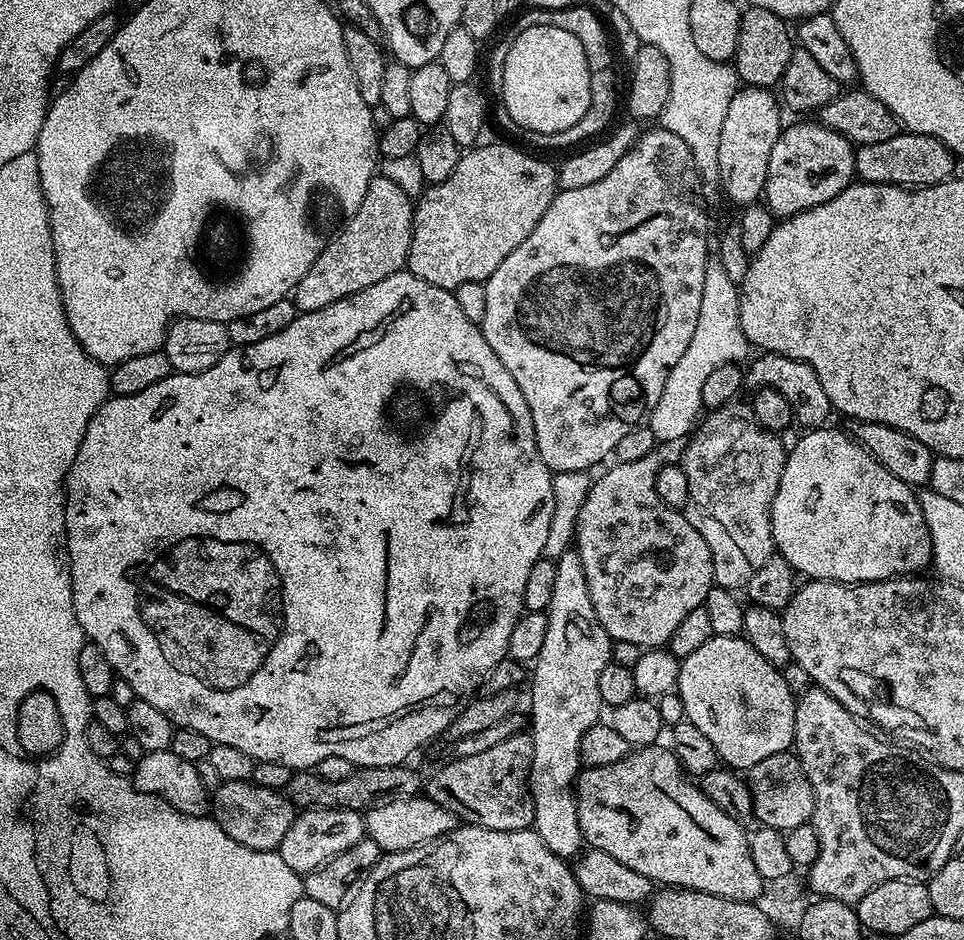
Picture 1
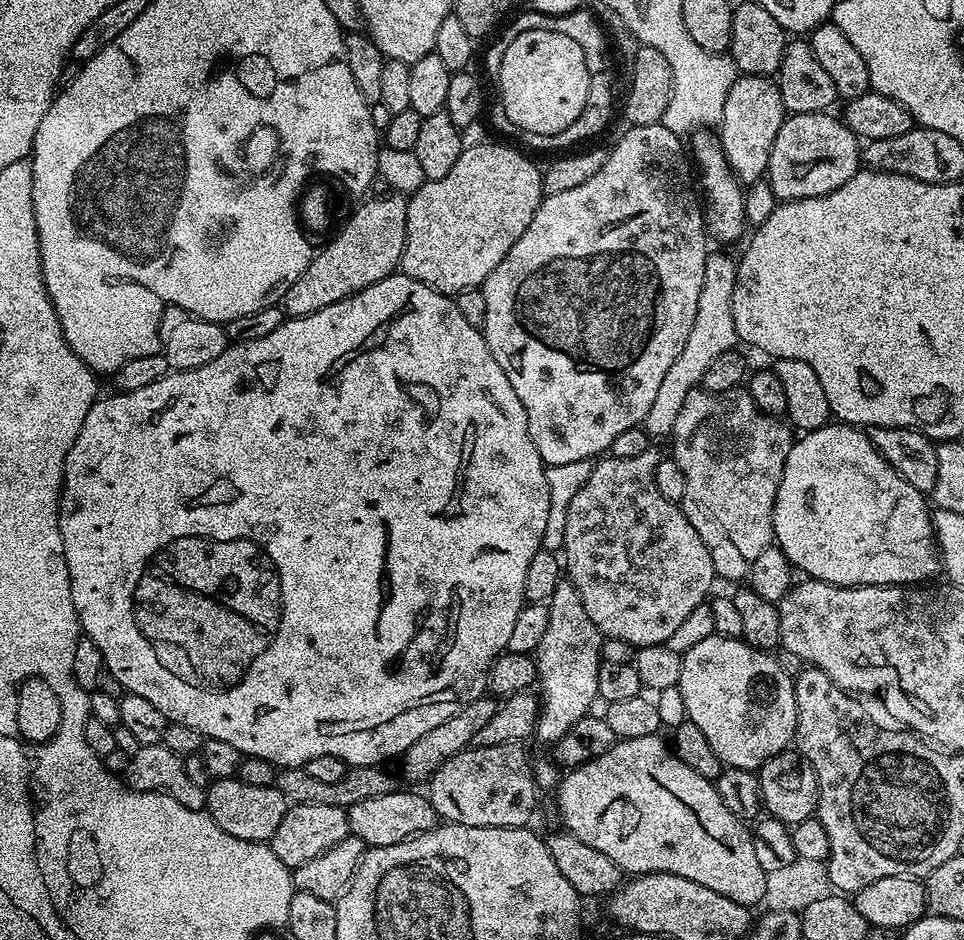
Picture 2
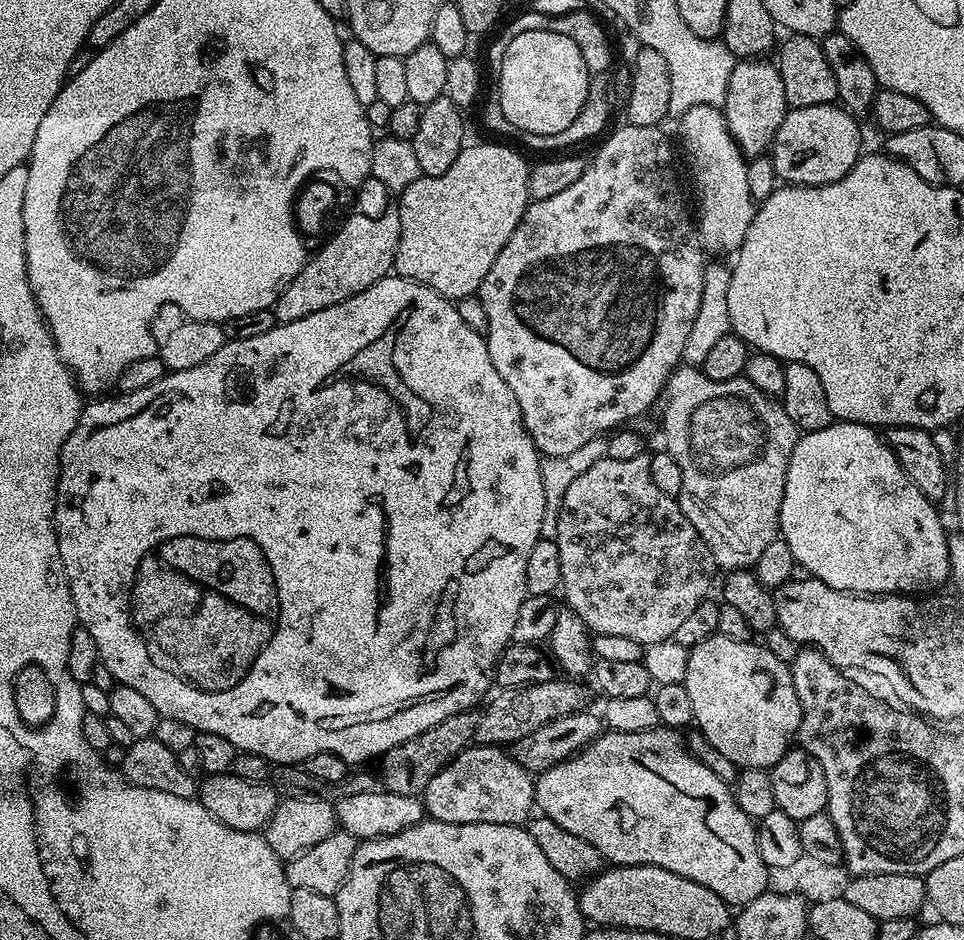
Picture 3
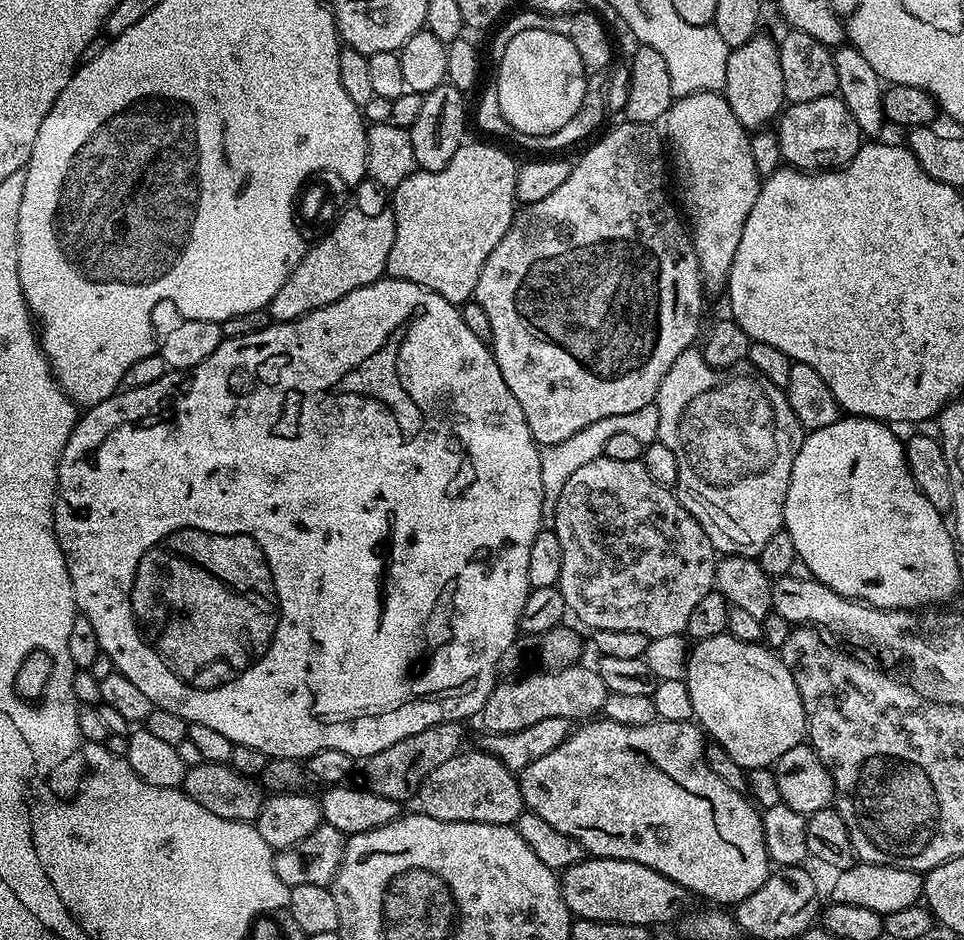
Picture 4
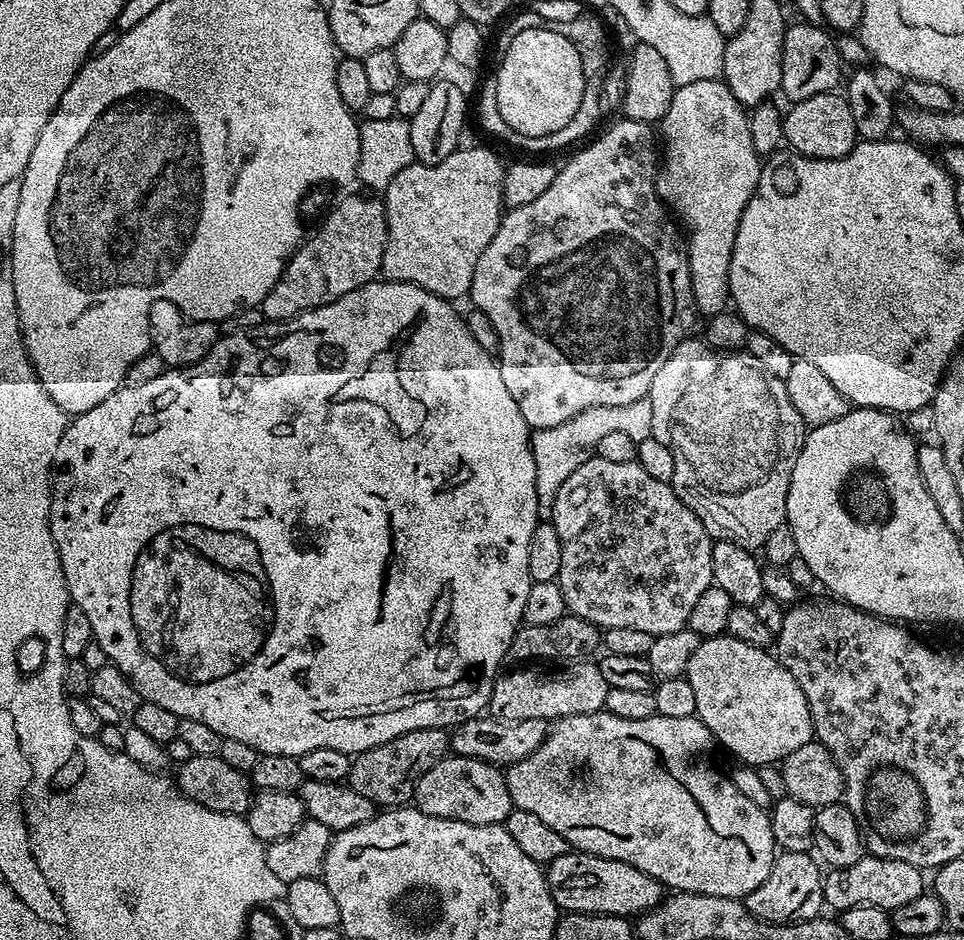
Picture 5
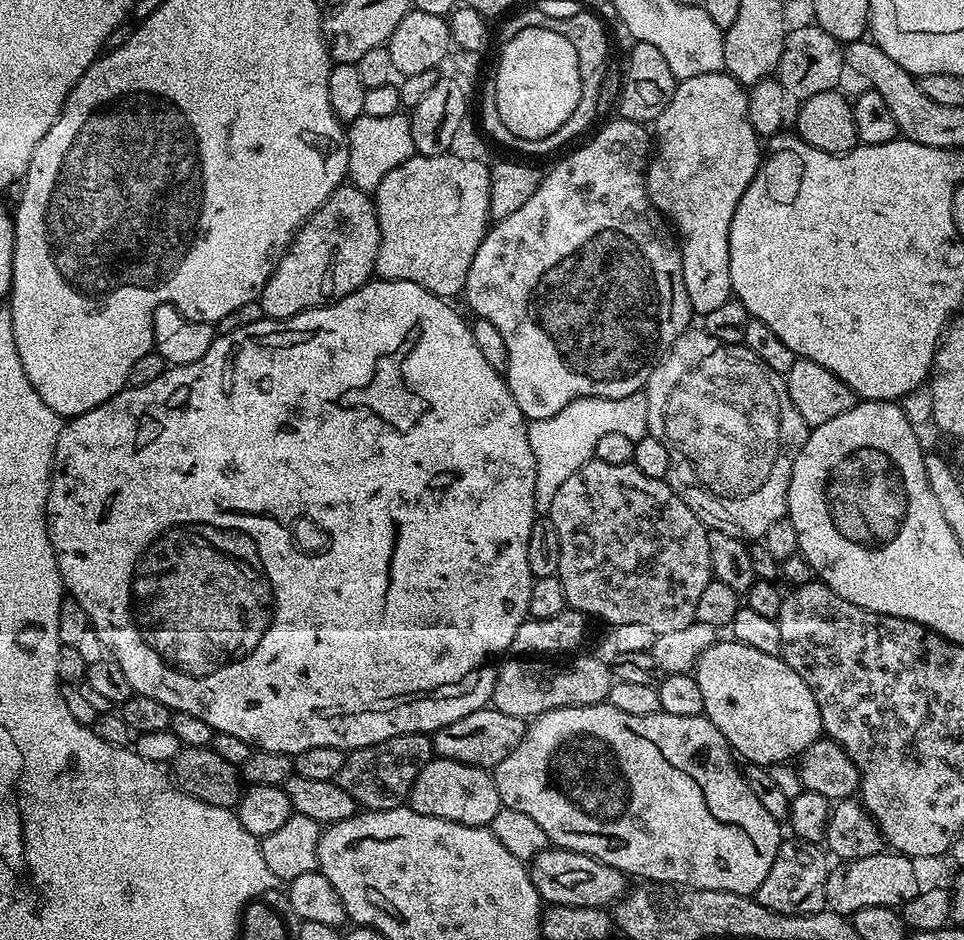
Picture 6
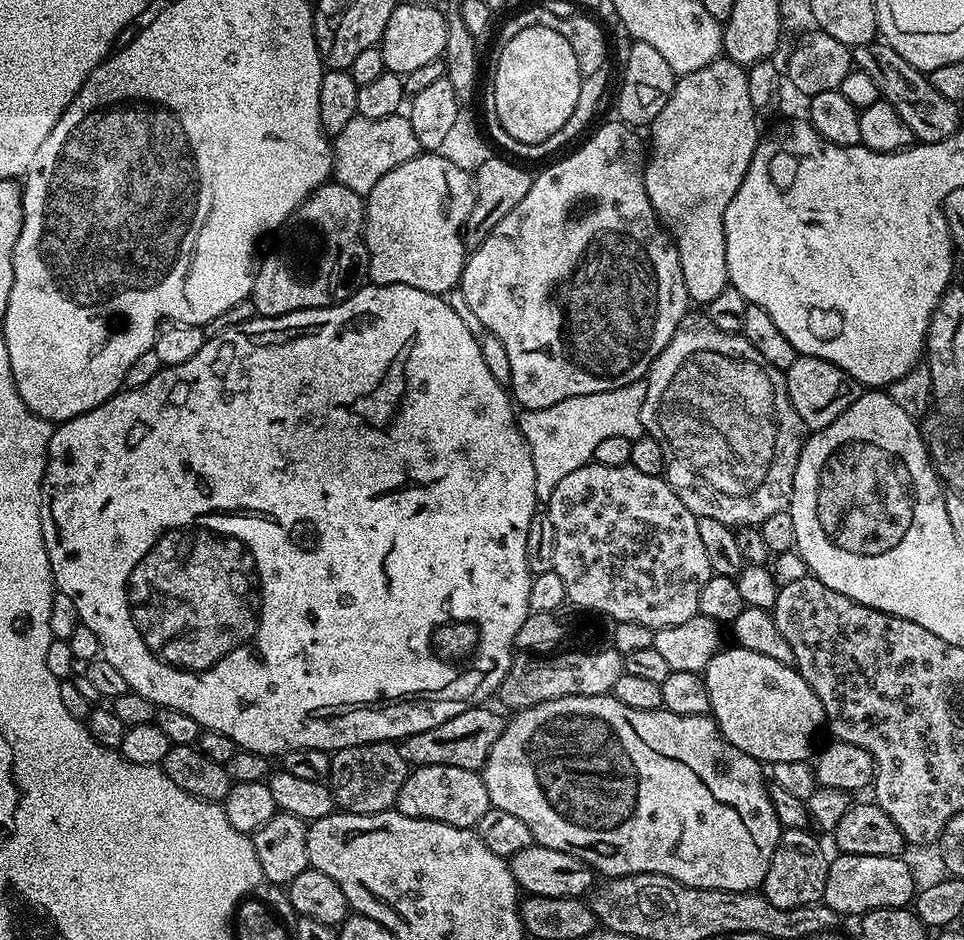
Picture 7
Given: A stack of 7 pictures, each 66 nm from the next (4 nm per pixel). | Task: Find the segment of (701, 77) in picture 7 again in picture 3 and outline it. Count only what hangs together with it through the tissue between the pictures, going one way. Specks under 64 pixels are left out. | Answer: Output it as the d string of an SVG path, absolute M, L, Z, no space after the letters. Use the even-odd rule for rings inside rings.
M717 105L694 106L694 110L686 110L686 114L679 117L678 124L680 124L680 136L684 139L684 148L692 155L692 176L696 179L696 196L700 199L700 212L698 208L700 239L704 241L704 247L709 253L735 254L740 251L742 242L746 238L746 230L750 230L758 207L758 201L751 194L749 161L736 139L732 137L728 119Z

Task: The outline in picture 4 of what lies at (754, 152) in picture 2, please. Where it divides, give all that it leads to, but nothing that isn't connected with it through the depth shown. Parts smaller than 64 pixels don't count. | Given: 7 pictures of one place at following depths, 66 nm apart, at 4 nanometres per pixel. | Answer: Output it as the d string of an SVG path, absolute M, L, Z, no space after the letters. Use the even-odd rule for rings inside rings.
M757 34L750 38L750 42L731 49L726 62L726 82L722 95L727 98L730 110L734 110L734 118L738 118L744 128L760 130L771 125L786 104L779 43Z

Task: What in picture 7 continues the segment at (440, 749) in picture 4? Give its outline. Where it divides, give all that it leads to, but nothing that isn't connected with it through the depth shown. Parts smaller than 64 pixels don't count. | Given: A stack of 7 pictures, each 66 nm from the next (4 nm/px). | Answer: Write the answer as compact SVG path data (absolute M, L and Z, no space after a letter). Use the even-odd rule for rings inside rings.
M390 740L373 744L359 744L349 748L337 748L331 753L332 769L327 783L332 790L332 799L343 811L354 814L374 814L395 809L398 790L406 782L410 771L401 745Z

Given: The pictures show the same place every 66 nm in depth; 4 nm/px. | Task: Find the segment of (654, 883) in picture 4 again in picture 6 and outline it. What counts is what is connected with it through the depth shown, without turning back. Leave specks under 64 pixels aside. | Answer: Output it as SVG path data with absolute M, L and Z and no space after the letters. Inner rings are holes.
M555 846L541 850L528 864L528 873L545 905L608 908L615 905L630 884L629 877L618 869L606 866L586 854Z

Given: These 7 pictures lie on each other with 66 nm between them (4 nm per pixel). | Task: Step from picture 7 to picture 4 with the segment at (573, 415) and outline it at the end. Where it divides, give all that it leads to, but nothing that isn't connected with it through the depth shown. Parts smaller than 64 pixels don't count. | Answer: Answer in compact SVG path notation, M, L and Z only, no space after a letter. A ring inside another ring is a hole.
M655 403L642 406L642 410L634 410L634 414L618 414L614 418L602 418L582 430L578 434L570 434L557 444L550 444L540 448L540 465L542 466L542 521L550 522L556 516L558 498L562 498L562 486L586 462L594 462L599 456L604 455L606 442L614 434L631 434L638 438L645 446L657 439L659 428L659 410Z

